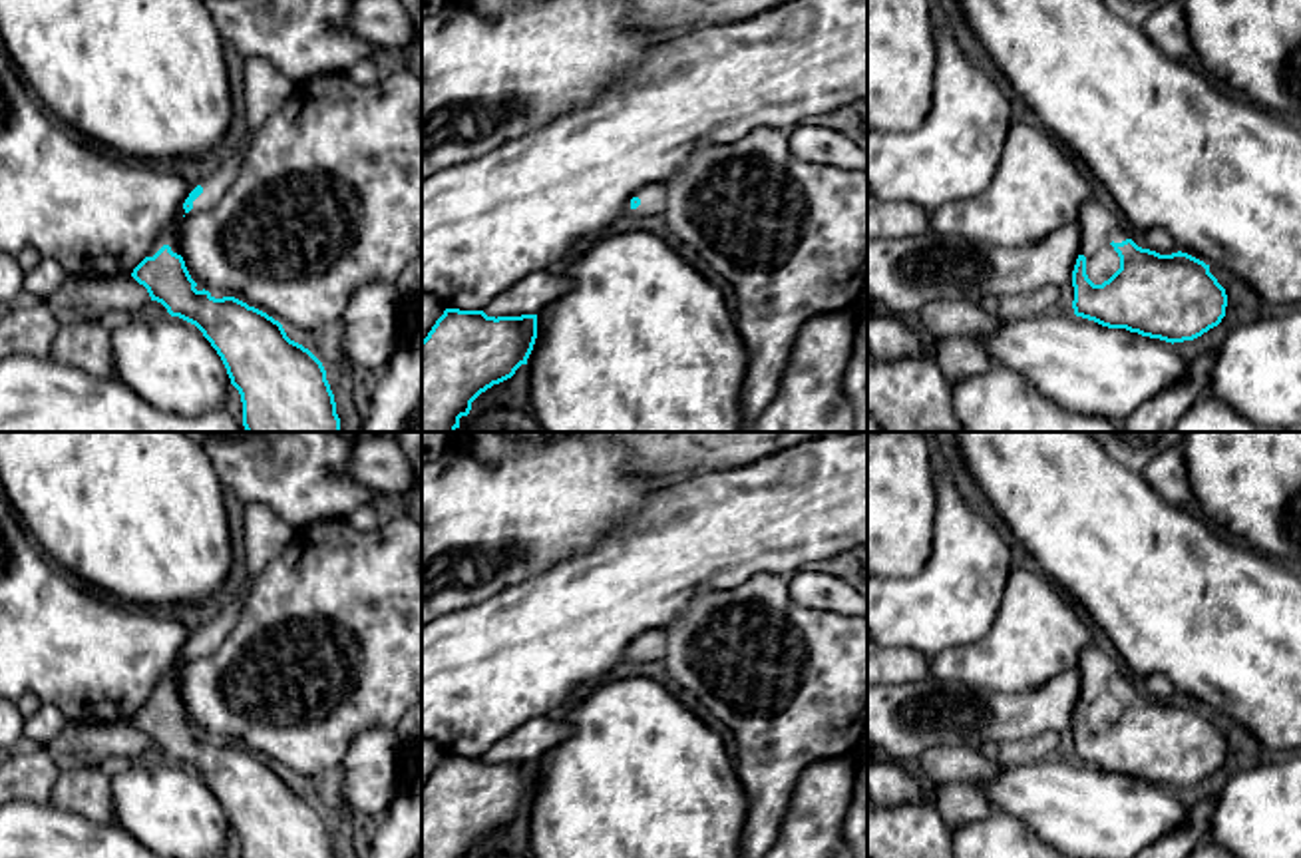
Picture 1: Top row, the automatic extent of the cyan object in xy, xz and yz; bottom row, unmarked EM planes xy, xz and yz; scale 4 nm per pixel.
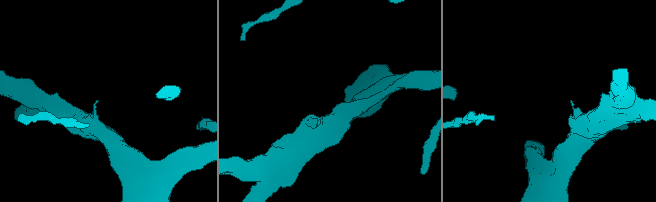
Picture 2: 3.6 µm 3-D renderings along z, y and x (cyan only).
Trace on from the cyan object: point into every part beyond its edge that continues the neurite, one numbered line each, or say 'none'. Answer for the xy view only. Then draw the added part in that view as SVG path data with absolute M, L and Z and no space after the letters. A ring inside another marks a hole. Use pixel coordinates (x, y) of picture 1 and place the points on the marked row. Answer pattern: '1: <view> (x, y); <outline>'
1: xy (213, 188); M231 157L225 163L221 163L219 169L211 177L203 179L199 183L203 187L203 193L193 201L193 209L187 213L181 205L179 215L175 217L175 221L169 227L165 227L161 231L161 235L155 239L155 243L153 243L151 251L147 253L147 257L153 257L163 245L169 245L173 253L181 255L179 239L177 239L179 223L185 217L189 217L191 213L203 213L203 211L211 209L213 205L217 205L221 201L221 197L227 193L227 189L231 187L231 183L237 179L239 171L241 171L241 157Z

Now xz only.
1: xz (653, 200); M662 185L641 189L639 195L641 205L637 209L631 207L631 201L625 205L623 215L627 217L650 217L662 211L666 193Z

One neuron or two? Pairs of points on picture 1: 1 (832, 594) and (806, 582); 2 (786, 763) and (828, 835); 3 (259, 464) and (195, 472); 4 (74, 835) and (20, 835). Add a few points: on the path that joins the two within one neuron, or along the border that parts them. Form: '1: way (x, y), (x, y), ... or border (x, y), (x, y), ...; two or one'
1: way (826, 592), (812, 588); one
2: border (838, 757), (814, 761), (802, 773), (780, 827); two
3: border (203, 452), (223, 490); two
4: way (60, 835), (34, 835); one

